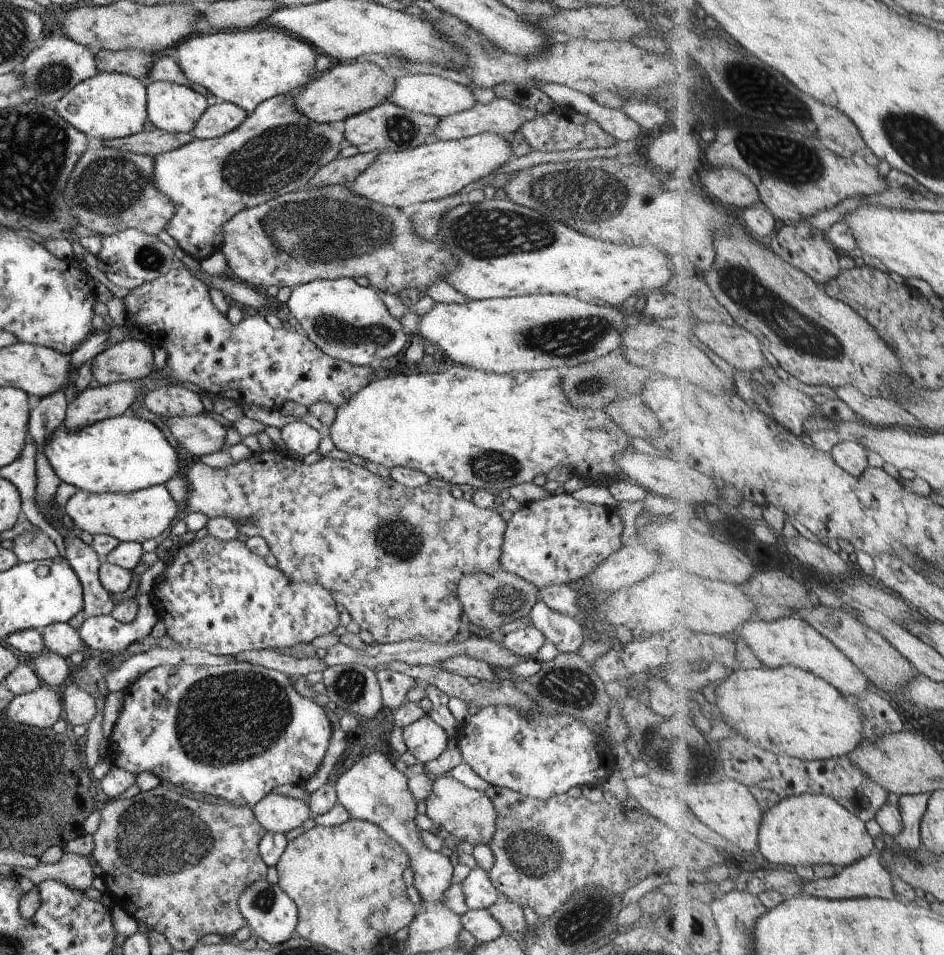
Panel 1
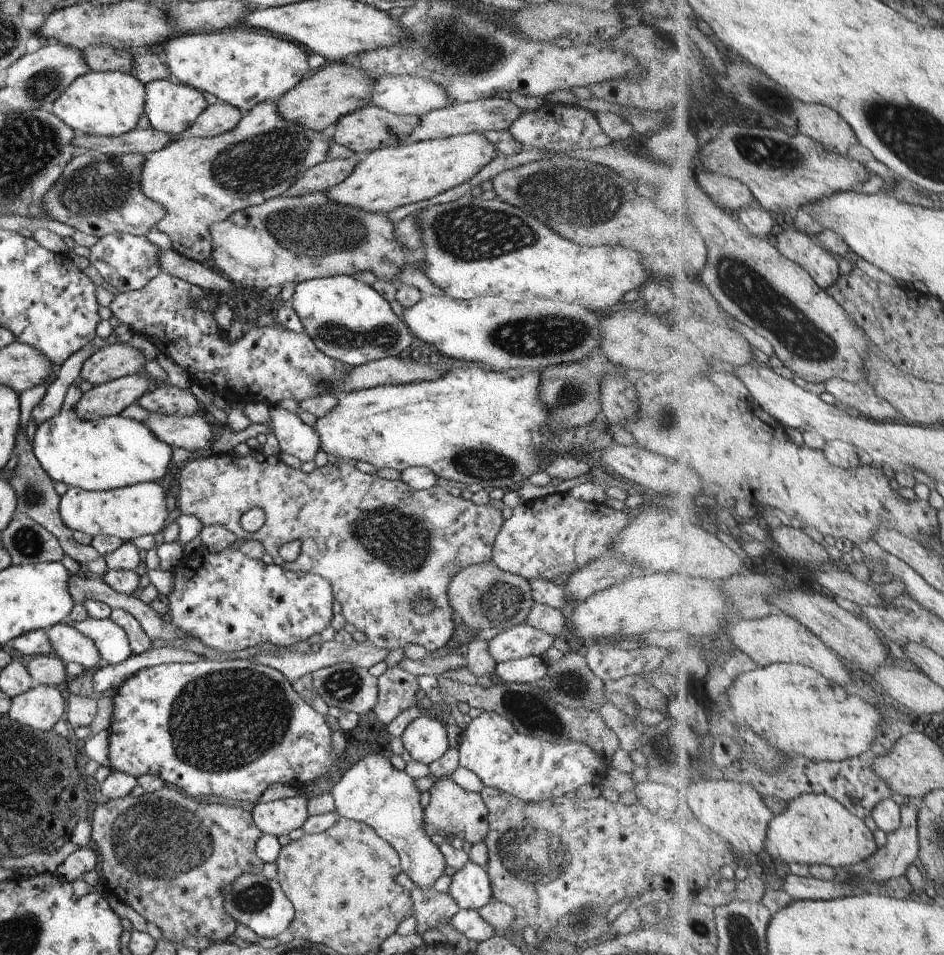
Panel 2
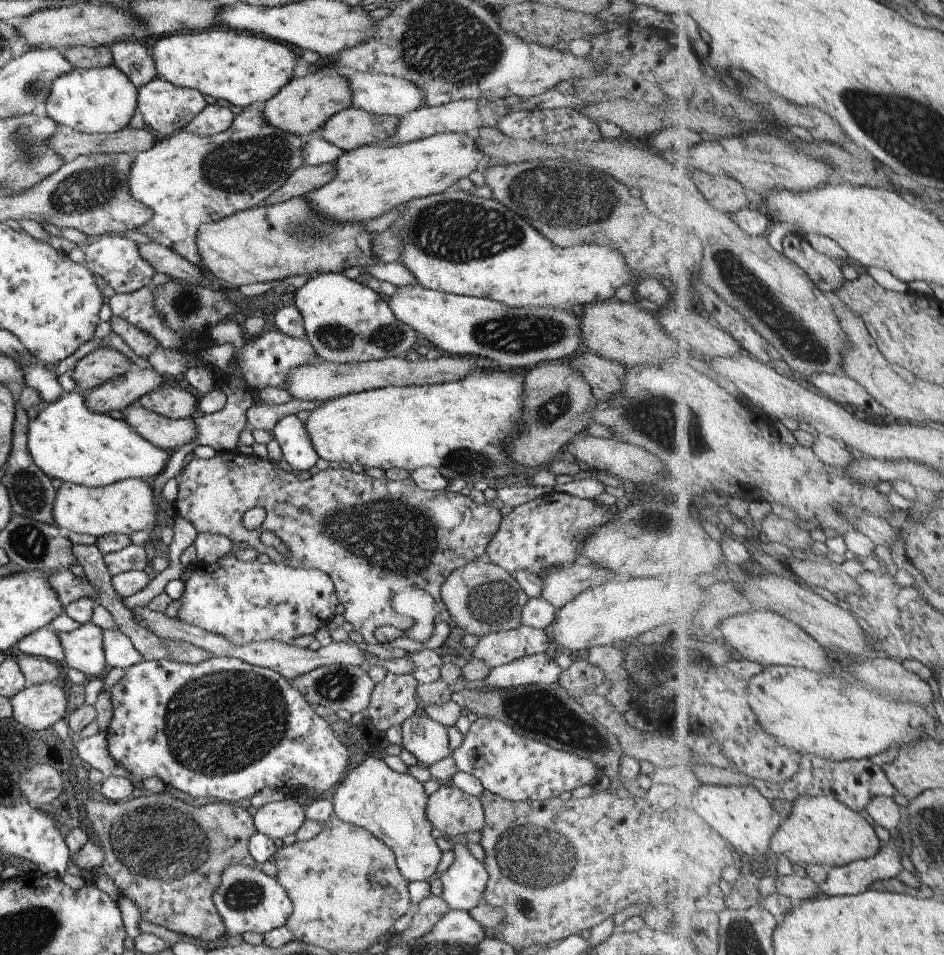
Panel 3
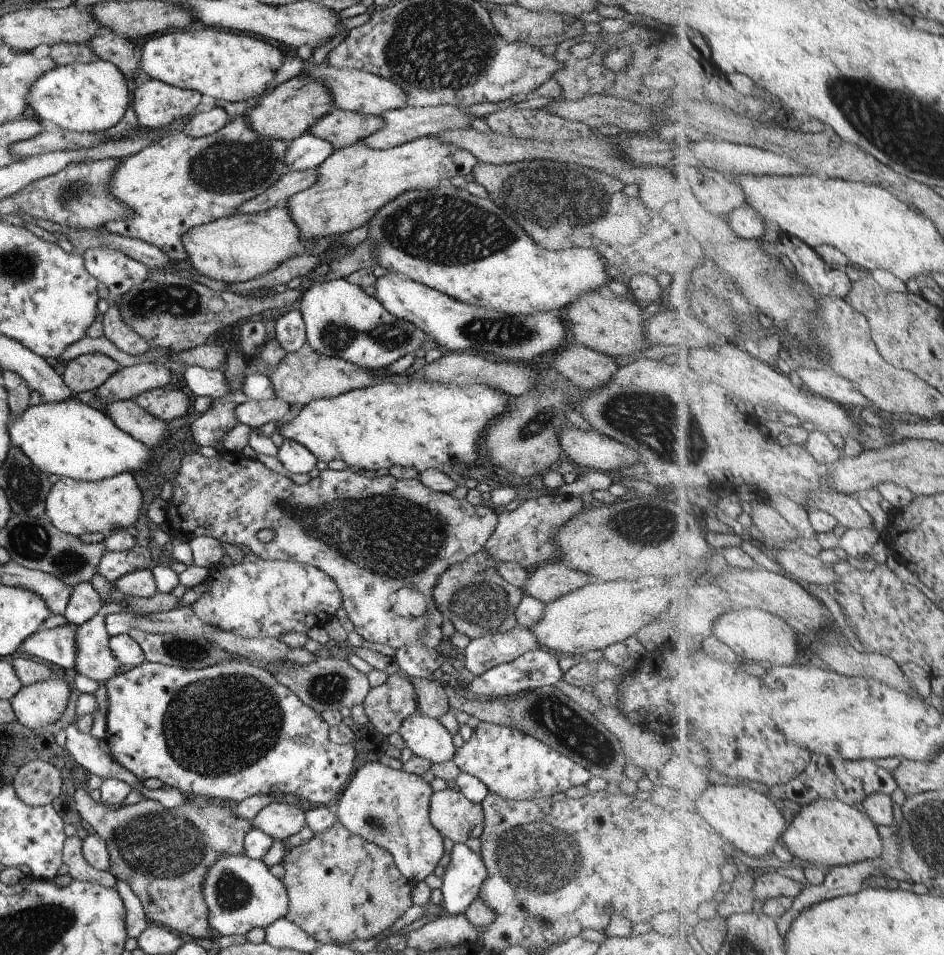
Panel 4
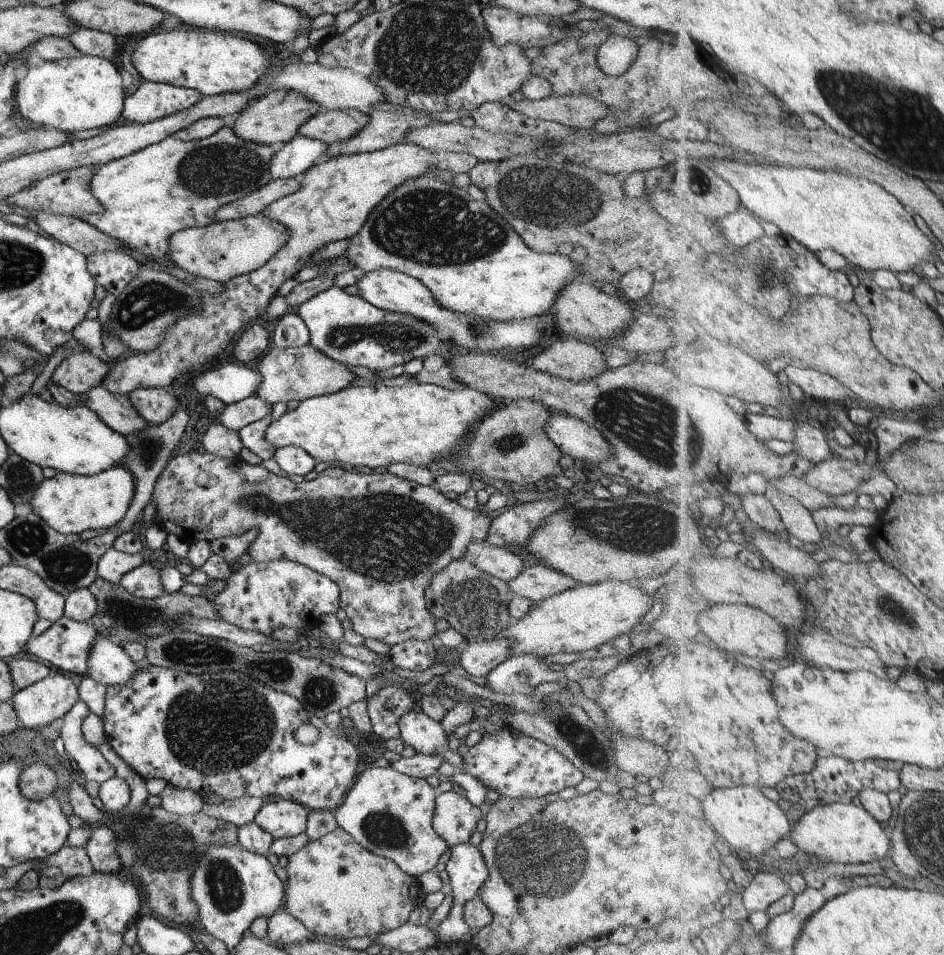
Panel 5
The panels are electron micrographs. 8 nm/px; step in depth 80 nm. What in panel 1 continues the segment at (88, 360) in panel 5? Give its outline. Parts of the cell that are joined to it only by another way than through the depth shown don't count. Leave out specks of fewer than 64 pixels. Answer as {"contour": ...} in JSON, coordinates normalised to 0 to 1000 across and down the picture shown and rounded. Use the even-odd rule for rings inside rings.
{"contour":[[[132,354],[111,363],[99,374],[97,396],[106,403],[128,399],[150,400],[164,387],[156,355]]]}

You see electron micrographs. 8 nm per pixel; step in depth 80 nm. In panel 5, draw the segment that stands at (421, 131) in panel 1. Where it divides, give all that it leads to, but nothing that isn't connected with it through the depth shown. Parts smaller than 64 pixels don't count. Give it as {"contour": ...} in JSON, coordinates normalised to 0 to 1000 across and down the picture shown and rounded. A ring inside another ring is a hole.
{"contour":[[[342,114],[325,124],[314,140],[352,151],[376,142],[389,130],[389,121],[375,114]]]}

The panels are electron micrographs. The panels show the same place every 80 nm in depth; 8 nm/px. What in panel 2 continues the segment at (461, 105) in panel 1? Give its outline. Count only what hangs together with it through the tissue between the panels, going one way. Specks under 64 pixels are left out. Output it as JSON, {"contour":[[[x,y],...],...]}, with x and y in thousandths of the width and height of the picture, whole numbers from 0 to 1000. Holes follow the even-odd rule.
{"contour":[[[405,79],[393,81],[395,94],[391,111],[406,113],[416,119],[452,119],[457,115],[479,109],[471,103],[471,94],[457,86],[454,82],[431,79]]]}

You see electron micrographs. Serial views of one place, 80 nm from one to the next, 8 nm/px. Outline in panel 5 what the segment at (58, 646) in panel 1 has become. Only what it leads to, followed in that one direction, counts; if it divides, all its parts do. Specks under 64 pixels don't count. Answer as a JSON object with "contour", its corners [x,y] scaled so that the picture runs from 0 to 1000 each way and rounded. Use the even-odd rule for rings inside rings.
{"contour":[[[100,651],[102,659],[104,660],[96,679],[94,679],[94,687],[92,687],[92,699],[90,699],[90,706],[94,708],[101,714],[109,716],[109,718],[128,718],[132,714],[137,714],[141,710],[141,706],[147,702],[143,693],[130,683],[127,676],[124,676],[119,670],[113,668],[113,665],[103,655]]]}

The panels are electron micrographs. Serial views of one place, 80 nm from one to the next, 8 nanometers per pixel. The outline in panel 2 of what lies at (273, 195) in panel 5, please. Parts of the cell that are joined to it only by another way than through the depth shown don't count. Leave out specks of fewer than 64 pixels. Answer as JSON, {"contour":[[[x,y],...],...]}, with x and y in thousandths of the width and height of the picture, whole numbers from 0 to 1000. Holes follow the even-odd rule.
{"contour":[[[375,161],[368,166],[344,168],[331,176],[325,176],[321,184],[300,201],[300,205],[314,206],[335,200],[343,201],[365,188],[383,163],[385,161]]]}

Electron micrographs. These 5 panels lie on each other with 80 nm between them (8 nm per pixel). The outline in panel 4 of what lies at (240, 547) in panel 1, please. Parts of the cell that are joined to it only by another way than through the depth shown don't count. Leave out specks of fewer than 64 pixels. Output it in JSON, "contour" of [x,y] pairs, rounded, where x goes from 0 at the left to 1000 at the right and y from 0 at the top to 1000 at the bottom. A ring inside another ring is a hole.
{"contour":[[[279,587],[243,591],[243,593],[228,593],[220,596],[219,603],[214,609],[217,620],[200,636],[204,643],[228,655],[235,662],[247,664],[257,669],[276,669],[286,667],[296,669],[298,665],[306,662],[322,663],[331,655],[343,655],[360,637],[360,621],[353,607],[340,597],[328,592],[313,590],[310,587]]]}

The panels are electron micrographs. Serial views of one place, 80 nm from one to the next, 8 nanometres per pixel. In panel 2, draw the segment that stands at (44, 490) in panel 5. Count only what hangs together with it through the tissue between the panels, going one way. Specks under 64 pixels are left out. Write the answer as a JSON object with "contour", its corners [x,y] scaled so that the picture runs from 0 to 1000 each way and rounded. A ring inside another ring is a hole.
{"contour":[[[145,505],[111,514],[72,510],[63,521],[63,542],[71,554],[90,558],[97,563],[103,560],[117,560],[138,566],[154,559],[167,563],[180,541],[175,530],[175,511],[172,505]]]}

